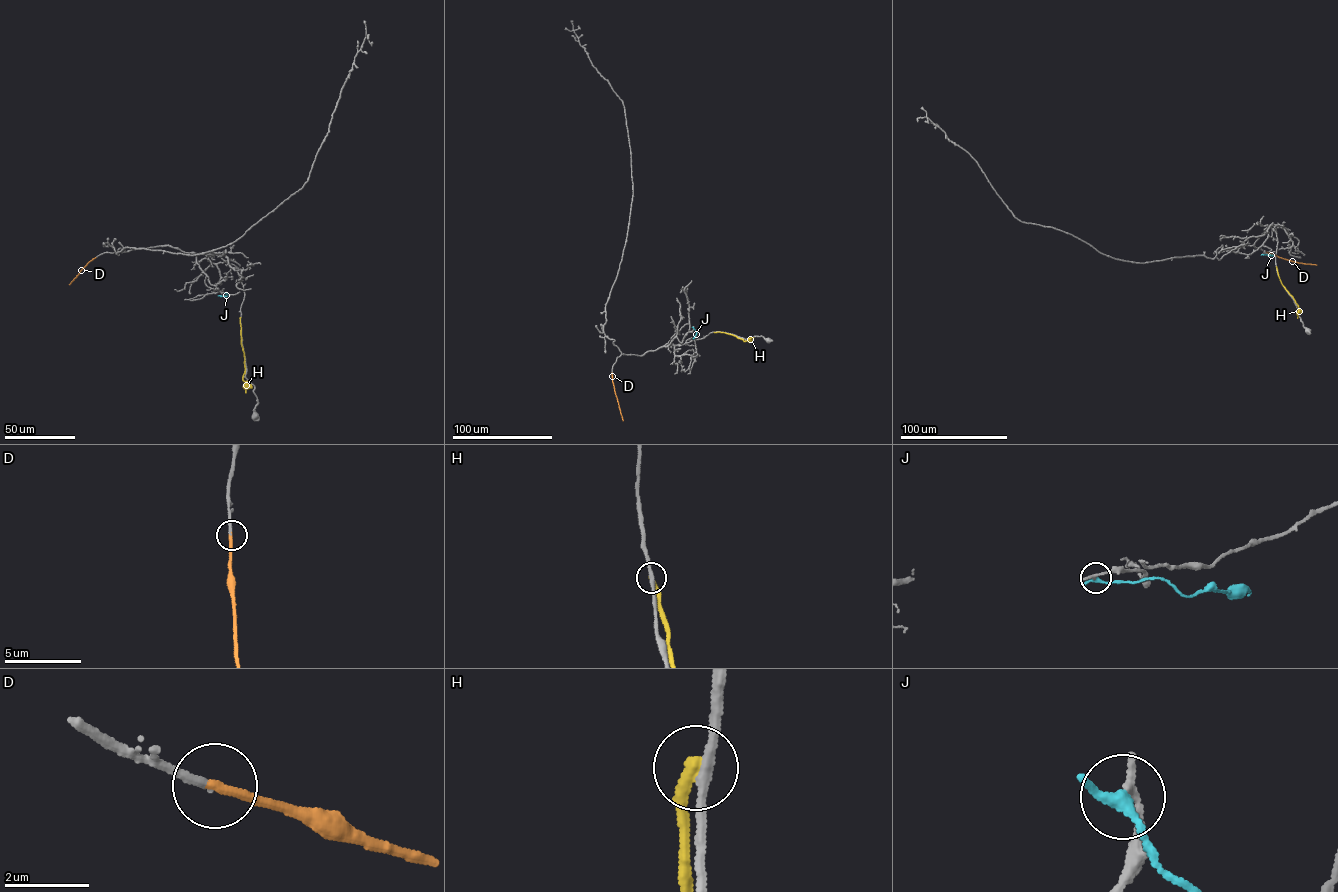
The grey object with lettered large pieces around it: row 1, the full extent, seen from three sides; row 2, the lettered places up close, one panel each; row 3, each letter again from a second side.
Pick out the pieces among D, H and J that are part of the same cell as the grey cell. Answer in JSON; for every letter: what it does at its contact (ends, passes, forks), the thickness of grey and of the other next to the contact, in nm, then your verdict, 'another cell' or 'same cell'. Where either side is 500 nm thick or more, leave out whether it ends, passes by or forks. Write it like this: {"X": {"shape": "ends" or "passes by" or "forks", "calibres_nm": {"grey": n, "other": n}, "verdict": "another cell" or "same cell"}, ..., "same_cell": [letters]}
{"D": {"shape": "ends", "calibres_nm": {"grey": 200, "other": 240}, "verdict": "same cell"}, "H": {"shape": "ends", "calibres_nm": {"grey": 240, "other": 320}, "verdict": "another cell"}, "J": {"shape": "passes by", "calibres_nm": {"grey": 200, "other": 240}, "verdict": "another cell"}, "same_cell": ["D"]}

